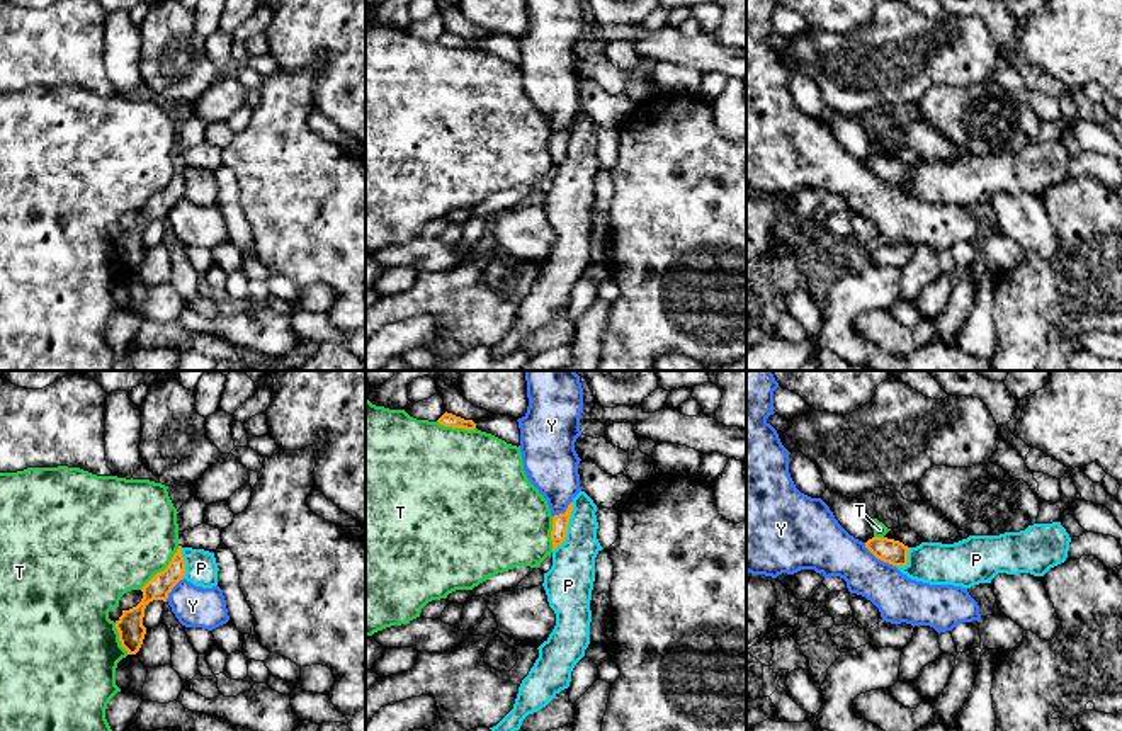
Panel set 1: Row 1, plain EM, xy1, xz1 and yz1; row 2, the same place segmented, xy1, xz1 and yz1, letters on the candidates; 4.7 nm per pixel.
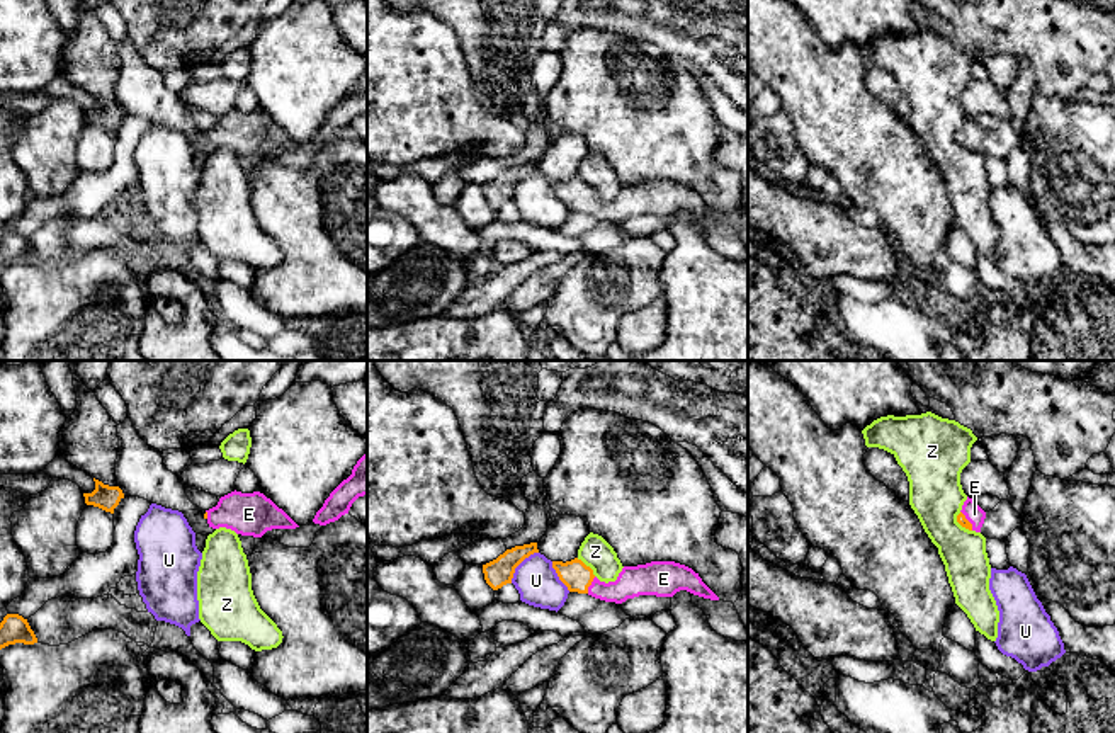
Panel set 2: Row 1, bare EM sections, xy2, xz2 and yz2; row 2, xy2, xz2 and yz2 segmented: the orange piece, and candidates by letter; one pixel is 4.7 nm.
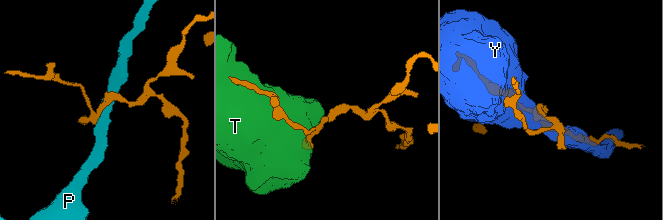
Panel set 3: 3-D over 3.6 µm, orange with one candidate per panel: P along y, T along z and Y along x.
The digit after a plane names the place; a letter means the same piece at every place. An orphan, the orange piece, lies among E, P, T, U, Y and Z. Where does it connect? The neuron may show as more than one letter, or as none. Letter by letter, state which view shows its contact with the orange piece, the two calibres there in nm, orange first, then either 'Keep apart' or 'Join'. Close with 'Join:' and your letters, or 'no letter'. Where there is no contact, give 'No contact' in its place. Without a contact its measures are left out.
E: Touches orange in xz2. Thickness 140 nm (orange) against 140 nm. Join
P: Touches orange in xz1. Thickness 80 nm (orange) against 220 nm. Keep apart
T: Touches orange in xy1. Thickness 110 nm (orange) against 480 nm. Keep apart
U: Touches orange in xz2. Thickness 130 nm (orange) against 200 nm. Keep apart
Y: Touches orange in yz1. Thickness 120 nm (orange) against 240 nm. Keep apart
Z: Touches orange in xz2. Thickness 140 nm (orange) against 150 nm. Keep apart
Join: E

